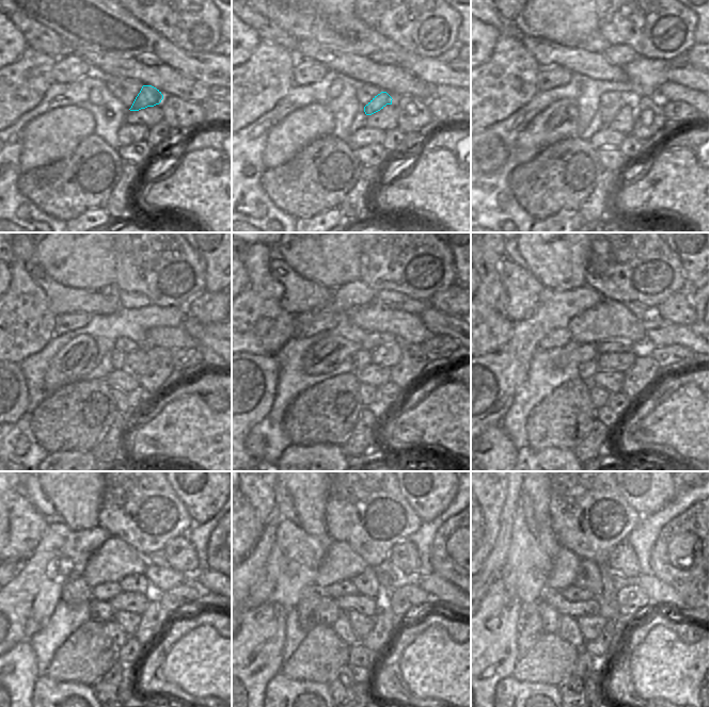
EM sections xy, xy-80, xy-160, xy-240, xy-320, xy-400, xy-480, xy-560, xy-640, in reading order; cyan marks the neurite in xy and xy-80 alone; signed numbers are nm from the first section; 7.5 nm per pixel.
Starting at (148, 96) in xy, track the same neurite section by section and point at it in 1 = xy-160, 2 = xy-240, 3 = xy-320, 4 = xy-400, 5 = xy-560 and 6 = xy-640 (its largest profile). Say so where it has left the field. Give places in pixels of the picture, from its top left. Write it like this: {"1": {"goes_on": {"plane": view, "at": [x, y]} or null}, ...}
{"1": {"goes_on": {"plane": "xy-160", "at": [608, 113]}}, "2": {"goes_on": {"plane": "xy-240", "at": [114, 359]}}, "3": {"goes_on": {"plane": "xy-320", "at": [352, 363]}}, "4": {"goes_on": {"plane": "xy-400", "at": [585, 370]}}, "5": {"goes_on": {"plane": "xy-560", "at": [331, 610]}}, "6": {"goes_on": {"plane": "xy-640", "at": [568, 627]}}}

